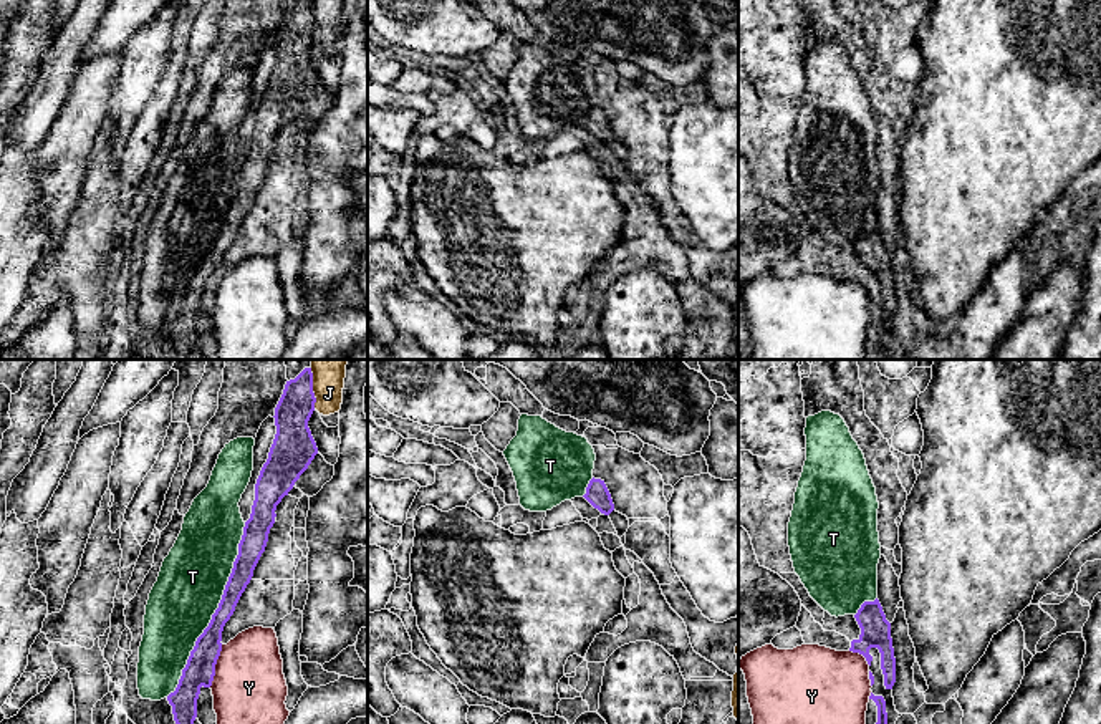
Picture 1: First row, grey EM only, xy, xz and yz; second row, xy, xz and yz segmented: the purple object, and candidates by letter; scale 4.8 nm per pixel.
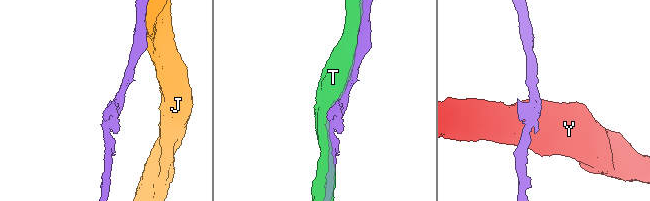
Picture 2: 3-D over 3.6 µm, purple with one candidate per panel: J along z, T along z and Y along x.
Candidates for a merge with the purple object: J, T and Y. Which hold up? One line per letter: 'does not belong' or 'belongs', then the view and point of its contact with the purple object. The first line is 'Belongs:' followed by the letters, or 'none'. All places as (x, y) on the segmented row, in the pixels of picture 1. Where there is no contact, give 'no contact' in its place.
Belongs: none
J: does not belong; contact xy (312, 388)
T: does not belong; contact xy (216, 610)
Y: does not belong; contact xy (214, 666)

